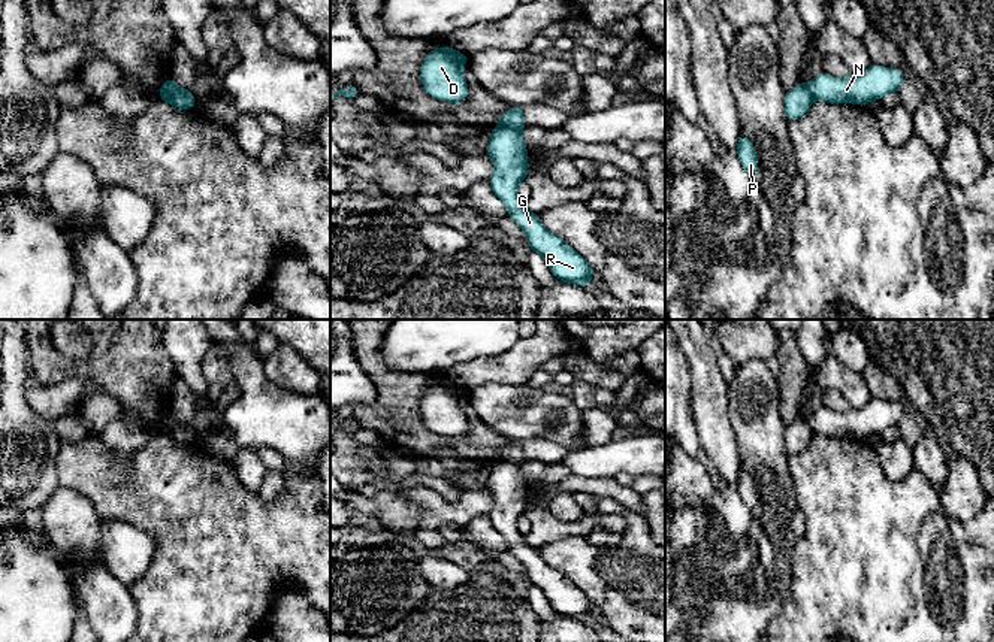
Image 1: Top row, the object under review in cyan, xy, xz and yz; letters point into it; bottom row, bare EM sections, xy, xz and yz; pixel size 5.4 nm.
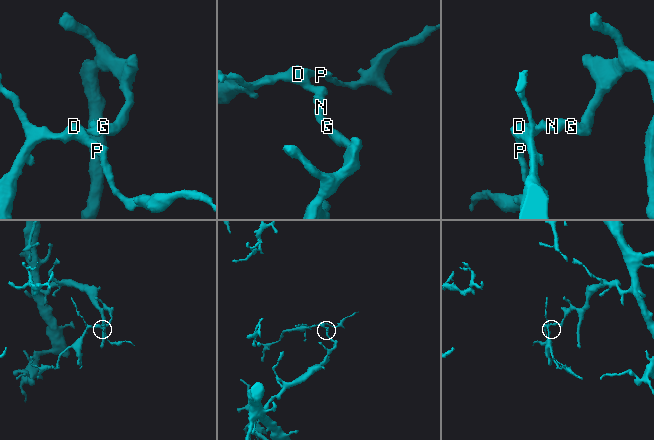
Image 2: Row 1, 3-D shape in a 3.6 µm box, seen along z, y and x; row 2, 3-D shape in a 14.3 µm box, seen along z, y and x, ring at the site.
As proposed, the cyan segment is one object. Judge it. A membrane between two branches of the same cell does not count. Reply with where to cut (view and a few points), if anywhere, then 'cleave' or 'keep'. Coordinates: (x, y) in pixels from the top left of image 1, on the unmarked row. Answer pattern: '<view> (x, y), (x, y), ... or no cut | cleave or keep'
xy (180, 421), (172, 427), (160, 430) | cleave

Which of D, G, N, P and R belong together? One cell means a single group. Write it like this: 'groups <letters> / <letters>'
groups D P / G N R

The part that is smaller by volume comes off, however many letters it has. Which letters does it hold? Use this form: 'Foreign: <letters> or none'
Foreign: D, P

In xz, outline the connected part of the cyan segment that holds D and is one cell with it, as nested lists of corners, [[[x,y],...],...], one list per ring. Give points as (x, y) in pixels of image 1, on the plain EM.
[[[450,381],[432,384],[420,402],[423,423],[441,436],[459,437],[468,431],[468,420],[460,405],[466,391]]]

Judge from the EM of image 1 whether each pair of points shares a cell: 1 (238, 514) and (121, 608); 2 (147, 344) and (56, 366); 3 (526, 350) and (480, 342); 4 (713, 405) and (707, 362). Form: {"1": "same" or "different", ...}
{"1": "different", "2": "same", "3": "different", "4": "same"}

